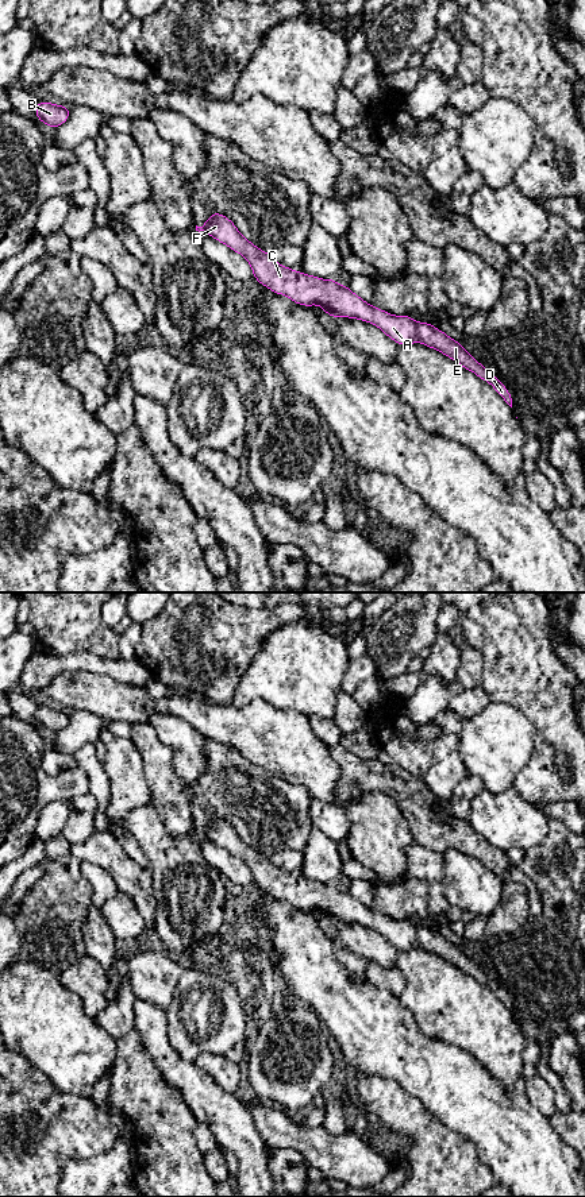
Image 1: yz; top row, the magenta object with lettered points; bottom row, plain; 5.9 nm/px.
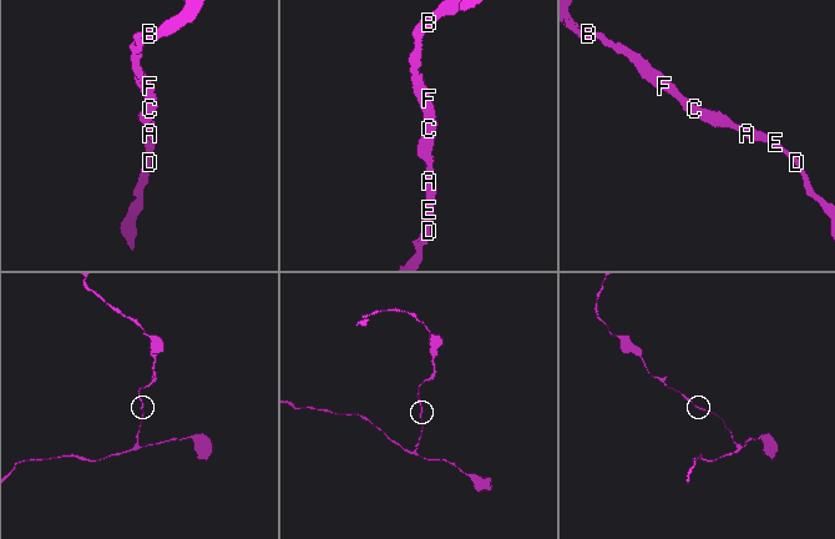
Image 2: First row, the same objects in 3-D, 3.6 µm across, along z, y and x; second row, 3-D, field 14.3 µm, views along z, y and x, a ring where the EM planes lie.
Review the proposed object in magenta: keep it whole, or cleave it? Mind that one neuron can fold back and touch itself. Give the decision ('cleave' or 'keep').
keep

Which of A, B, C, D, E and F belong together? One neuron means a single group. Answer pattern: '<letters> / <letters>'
A B C D E F

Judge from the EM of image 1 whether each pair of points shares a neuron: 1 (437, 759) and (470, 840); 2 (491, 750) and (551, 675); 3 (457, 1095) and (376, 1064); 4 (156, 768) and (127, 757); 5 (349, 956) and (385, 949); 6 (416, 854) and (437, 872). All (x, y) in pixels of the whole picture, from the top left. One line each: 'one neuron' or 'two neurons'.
1: two neurons
2: two neurons
3: one neuron
4: two neurons
5: two neurons
6: one neuron

